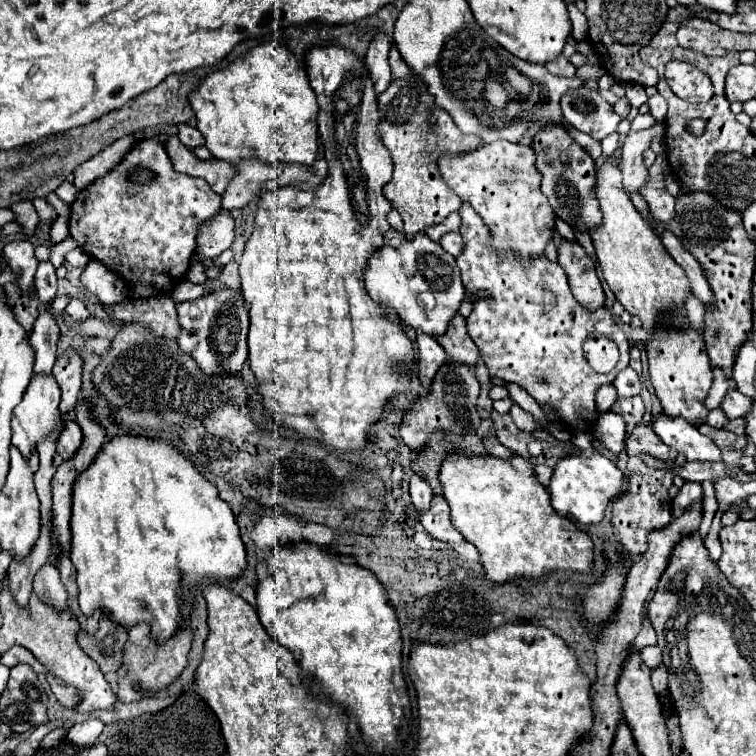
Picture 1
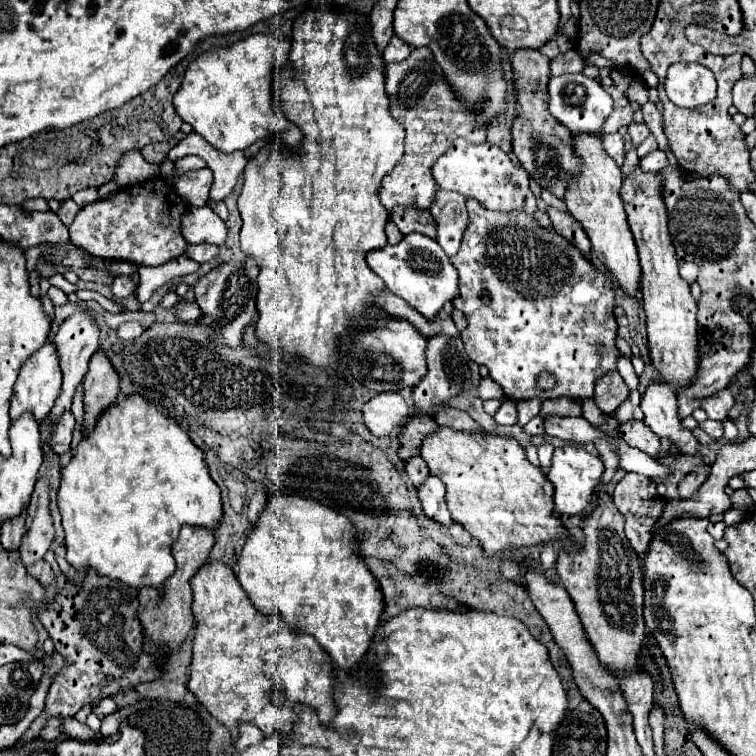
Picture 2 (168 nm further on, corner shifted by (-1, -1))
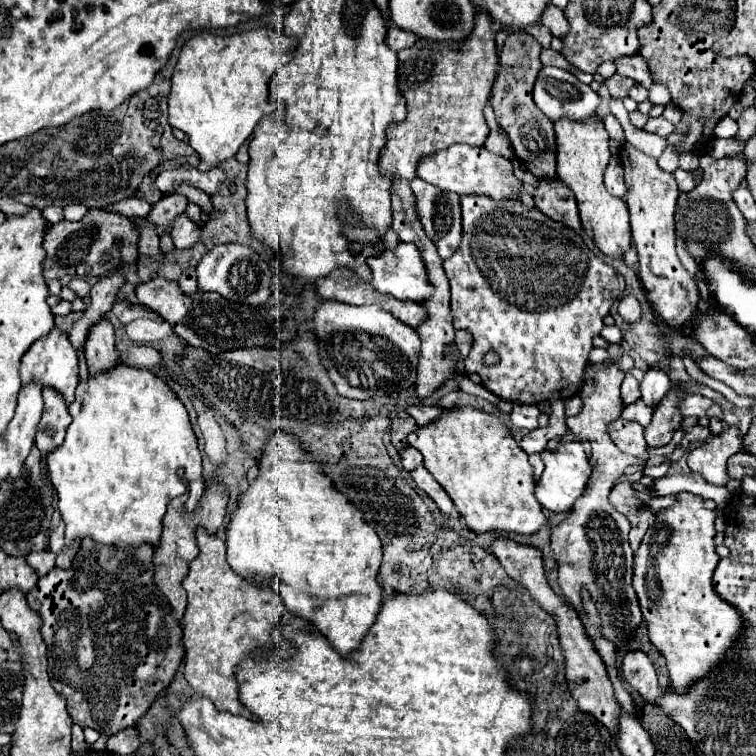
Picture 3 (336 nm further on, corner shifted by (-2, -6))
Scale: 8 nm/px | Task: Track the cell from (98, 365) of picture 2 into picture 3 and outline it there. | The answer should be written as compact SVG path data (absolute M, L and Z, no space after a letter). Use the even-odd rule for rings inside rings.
M99 321L91 327L91 337L85 343L85 359L91 375L111 371L117 367L117 351L115 351L115 333L109 321Z

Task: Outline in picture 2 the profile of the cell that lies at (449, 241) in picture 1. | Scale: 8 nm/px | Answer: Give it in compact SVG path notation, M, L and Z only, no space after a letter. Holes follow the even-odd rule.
M438 190L434 206L430 206L430 214L434 216L438 228L436 242L448 256L454 256L460 248L464 230L468 226L466 198L458 192Z

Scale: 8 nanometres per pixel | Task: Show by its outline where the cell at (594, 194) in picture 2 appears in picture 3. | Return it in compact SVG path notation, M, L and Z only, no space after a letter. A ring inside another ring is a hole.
M599 117L595 119L585 119L583 123L571 123L569 119L561 119L555 123L555 135L557 135L557 175L563 185L567 185L579 207L579 217L583 223L585 233L593 233L593 243L595 247L615 259L623 261L625 251L631 247L631 229L629 229L629 211L623 199L611 195L605 189L603 175L611 159L609 151L609 135L603 127L603 121Z

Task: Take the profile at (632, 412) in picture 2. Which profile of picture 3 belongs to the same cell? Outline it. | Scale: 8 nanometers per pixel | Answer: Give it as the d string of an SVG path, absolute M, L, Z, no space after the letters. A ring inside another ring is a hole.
M637 399L635 403L631 403L631 405L625 407L625 411L623 411L621 417L627 419L627 421L637 421L643 427L647 427L651 423L651 415L653 415L653 411L641 399Z

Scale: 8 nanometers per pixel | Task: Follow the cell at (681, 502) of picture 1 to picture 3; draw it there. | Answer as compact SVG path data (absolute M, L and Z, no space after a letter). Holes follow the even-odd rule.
M725 429L719 435L713 435L713 439L709 439L707 443L703 443L701 447L693 449L687 455L687 465L691 469L691 473L701 475L709 485L725 485L727 473L725 473L725 465L727 459L737 453L743 447L739 431L737 429Z

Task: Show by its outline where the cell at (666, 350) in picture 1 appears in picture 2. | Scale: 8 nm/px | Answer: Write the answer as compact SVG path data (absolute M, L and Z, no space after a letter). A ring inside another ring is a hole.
M634 168L624 176L620 196L626 206L628 224L636 240L642 268L642 304L646 310L650 358L656 370L660 370L664 382L674 388L684 388L696 378L698 370L698 322L696 300L690 294L690 284L678 274L678 260L672 238L668 234L668 214L662 202L662 178L658 174L644 174L642 168Z

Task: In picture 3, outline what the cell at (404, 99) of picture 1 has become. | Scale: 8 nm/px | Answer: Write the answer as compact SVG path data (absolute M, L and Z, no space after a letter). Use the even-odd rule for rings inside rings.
M477 11L475 29L455 51L447 43L419 39L413 47L399 53L397 83L405 97L407 119L391 125L387 147L379 157L379 171L413 181L417 177L417 163L439 149L455 143L483 145L489 135L483 109L489 103L491 87L497 75L497 49L495 27L485 11Z

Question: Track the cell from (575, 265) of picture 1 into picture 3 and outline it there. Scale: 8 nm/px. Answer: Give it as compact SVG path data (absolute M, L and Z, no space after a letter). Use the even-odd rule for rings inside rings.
M561 181L541 183L535 189L535 205L549 219L559 221L565 227L581 233L581 221L575 197L571 195L571 191L567 191L567 187L563 187Z

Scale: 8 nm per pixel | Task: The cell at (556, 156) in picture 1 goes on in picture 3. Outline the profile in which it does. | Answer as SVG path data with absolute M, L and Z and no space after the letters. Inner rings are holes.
M525 31L511 33L499 55L499 73L493 83L491 105L499 125L511 139L517 157L523 161L527 171L531 171L539 181L557 179L557 139L553 123L537 109L533 101L533 85L541 69L539 61L541 45Z

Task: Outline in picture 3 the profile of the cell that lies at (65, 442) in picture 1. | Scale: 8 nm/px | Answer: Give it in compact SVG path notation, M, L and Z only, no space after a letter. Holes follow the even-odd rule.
M43 391L43 403L43 417L39 421L35 441L41 453L49 453L61 447L65 439L65 429L71 423L71 415L67 411L67 405L53 391Z

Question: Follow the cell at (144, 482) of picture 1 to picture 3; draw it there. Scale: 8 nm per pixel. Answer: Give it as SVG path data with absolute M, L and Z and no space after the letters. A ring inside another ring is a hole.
M117 365L109 373L89 375L87 383L79 383L69 413L73 415L73 421L67 427L63 445L47 455L49 479L57 491L57 509L65 523L65 545L71 547L89 537L99 545L133 549L141 545L159 547L163 533L161 521L169 503L175 497L189 493L183 511L191 513L205 493L201 453L183 403L153 373ZM179 469L185 471L183 477L177 475Z

